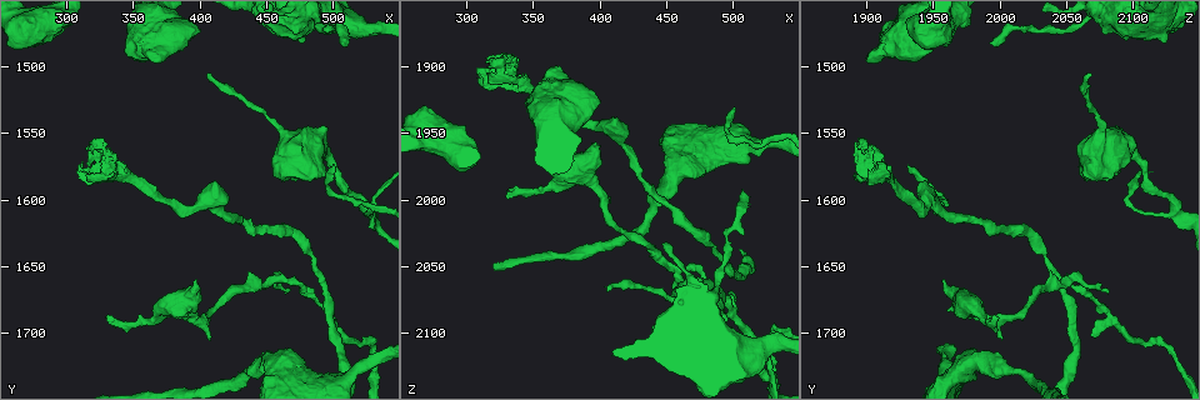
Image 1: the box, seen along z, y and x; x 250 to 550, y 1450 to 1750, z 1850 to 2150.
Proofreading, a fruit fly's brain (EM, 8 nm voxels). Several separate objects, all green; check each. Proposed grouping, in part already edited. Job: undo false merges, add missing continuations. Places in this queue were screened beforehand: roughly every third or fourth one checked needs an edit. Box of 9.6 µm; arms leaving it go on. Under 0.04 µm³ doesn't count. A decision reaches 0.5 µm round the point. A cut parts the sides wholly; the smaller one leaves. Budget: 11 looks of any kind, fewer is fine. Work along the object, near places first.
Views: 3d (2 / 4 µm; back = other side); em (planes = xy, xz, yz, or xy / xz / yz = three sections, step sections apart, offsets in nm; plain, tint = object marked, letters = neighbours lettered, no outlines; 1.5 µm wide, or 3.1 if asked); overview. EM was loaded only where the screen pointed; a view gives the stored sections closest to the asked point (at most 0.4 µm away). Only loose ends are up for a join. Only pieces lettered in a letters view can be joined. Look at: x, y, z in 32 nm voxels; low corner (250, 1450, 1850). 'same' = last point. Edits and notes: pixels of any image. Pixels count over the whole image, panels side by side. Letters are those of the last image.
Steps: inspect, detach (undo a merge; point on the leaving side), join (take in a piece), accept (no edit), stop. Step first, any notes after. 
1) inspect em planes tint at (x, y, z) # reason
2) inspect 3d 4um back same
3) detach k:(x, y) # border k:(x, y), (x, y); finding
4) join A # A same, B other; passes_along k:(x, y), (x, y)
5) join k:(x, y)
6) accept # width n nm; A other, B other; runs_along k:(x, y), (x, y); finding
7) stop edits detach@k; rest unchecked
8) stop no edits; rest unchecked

inspect 3d 4um at (492, 1474, 2048) # sudden change in width

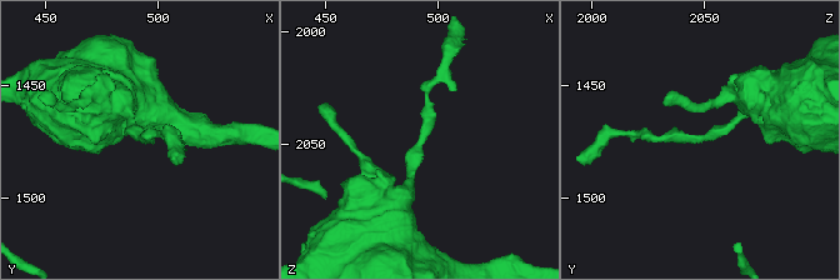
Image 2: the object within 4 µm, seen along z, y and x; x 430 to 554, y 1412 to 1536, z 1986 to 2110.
inspect em yz step 4 tint at (493, 1472, 2046) # shape alone is not enough

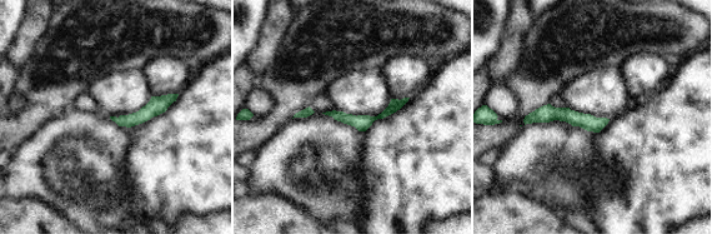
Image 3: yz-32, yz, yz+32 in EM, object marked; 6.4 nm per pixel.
inspect em planes letters same

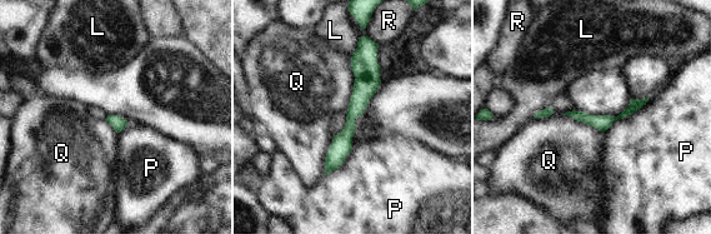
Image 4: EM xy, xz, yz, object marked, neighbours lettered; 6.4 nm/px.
accept # L other, P other, Q other, R other; border 4:(351, 58), (354, 88), (346, 113); one neuron here

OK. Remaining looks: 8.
inspect 3d 4um at (406, 1506, 2066) # long arm stops here

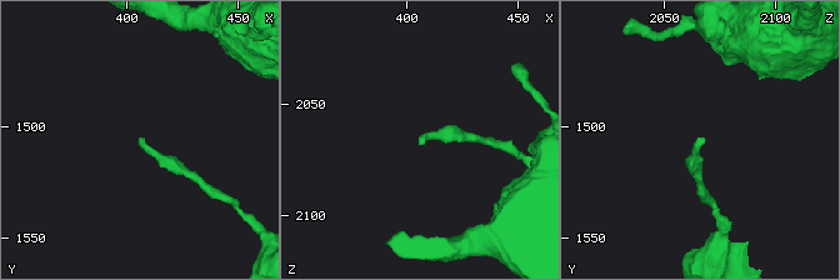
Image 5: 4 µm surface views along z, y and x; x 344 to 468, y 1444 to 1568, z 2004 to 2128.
inspect em planes letters at (405, 1507, 2068)

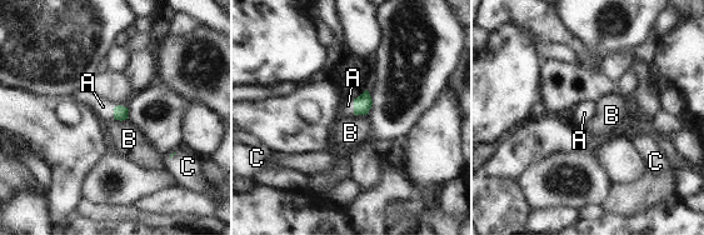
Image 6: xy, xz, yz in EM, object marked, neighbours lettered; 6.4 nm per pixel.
join A # A same, B other, C other; passes_along 6:(120, 113), (114, 111), (103, 106); the neuron continues

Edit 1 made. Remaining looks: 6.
inspect 3d 2um at (506, 1482, 1992) # end of a long branch

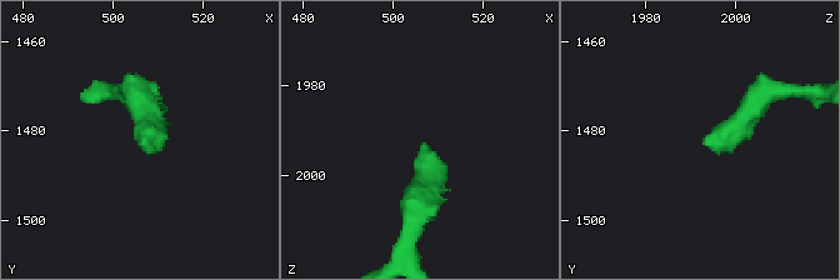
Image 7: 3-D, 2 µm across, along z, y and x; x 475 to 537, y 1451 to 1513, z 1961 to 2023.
inspect em planes letters at (506, 1482, 1993) # need the tissue

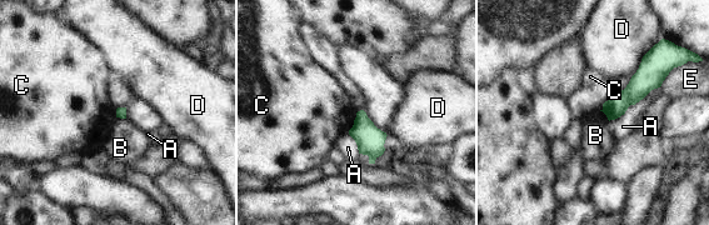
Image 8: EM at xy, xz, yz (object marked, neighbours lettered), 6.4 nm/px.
accept # A other, B other, C other, D other, E other; runs_along 8:(654, 64), (610, 116); none of them fits

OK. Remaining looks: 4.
inspect em planes tint at (528, 1610, 2130)

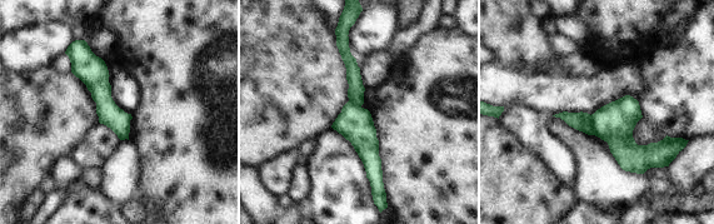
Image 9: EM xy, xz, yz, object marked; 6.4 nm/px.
inspect em planes letters same

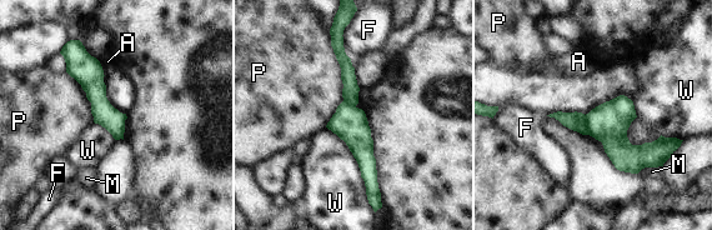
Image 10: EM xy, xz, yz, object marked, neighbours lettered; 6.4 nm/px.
detach 10:(576, 121) # width 150 nm; A other, F other, M other, P other, W other; part_leaving 10:(340, 45), (354, 101); a second neuron is stuck on

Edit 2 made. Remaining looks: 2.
stop edits join@6, detach@10; rest unchecked

